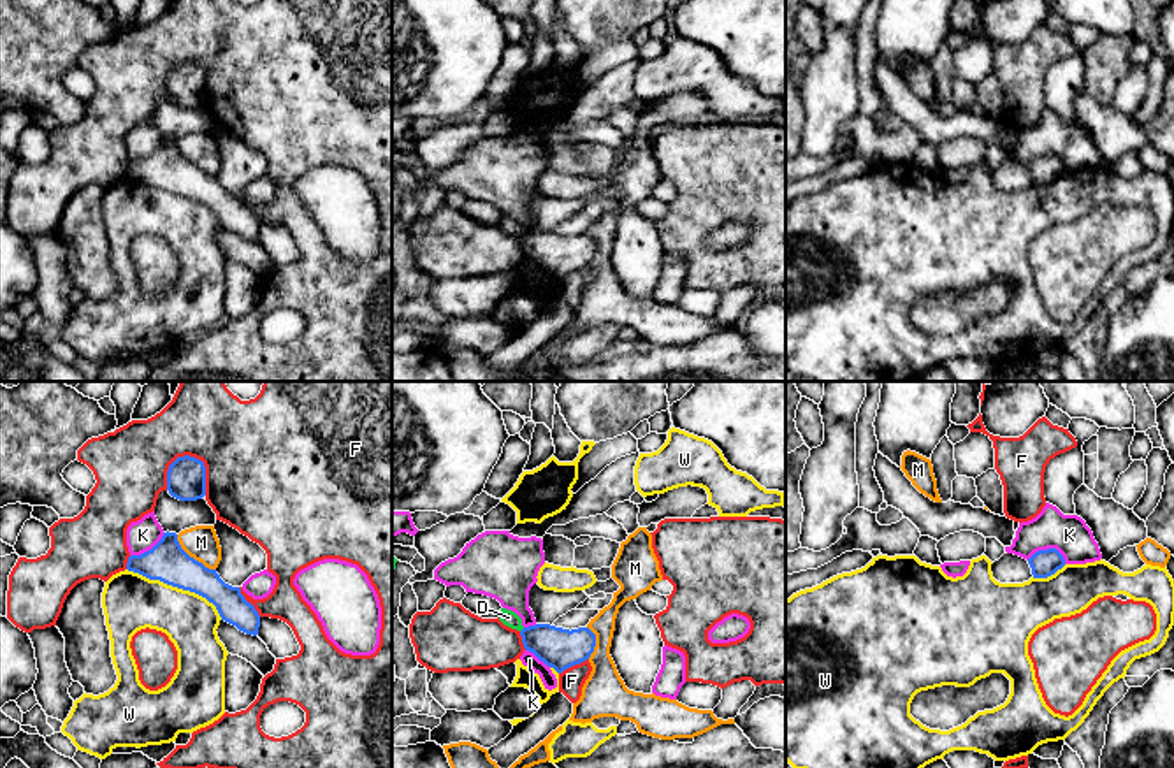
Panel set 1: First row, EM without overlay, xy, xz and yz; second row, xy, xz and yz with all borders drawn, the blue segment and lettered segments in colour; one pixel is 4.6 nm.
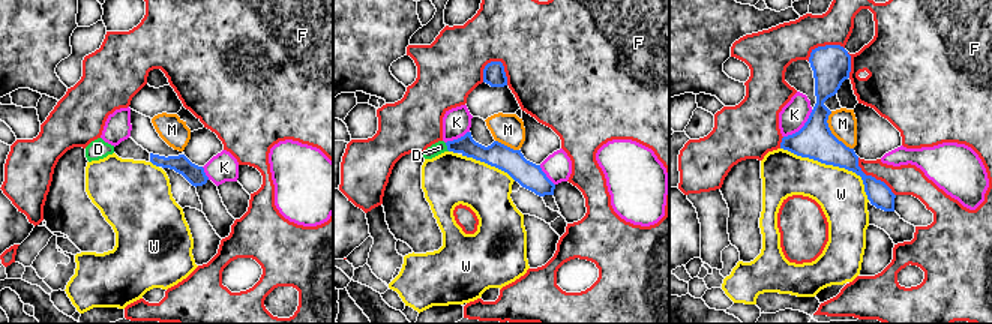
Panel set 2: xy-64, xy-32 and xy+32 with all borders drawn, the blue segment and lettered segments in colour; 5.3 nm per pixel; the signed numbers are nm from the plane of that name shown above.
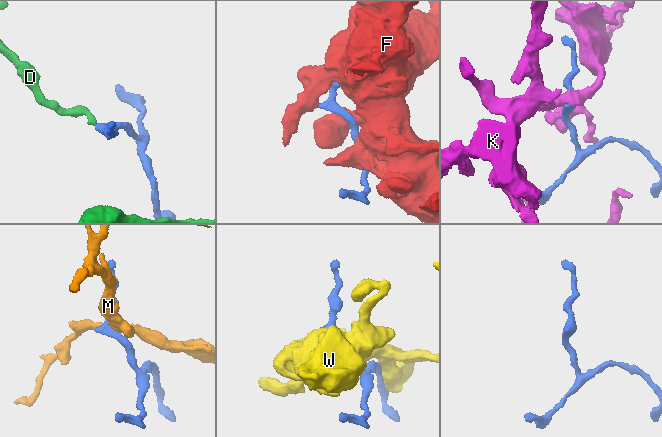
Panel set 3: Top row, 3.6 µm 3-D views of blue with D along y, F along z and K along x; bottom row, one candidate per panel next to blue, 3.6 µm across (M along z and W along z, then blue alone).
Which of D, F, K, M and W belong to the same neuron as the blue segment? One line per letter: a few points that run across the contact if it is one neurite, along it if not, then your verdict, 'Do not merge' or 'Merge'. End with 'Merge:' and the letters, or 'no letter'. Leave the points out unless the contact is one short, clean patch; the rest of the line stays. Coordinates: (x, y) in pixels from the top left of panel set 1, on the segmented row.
D: Line: xz (524, 628), (521, 631). Do not merge
F: Do not merge
K: Do not merge
M: Line: xy (176, 535), (176, 540), (190, 556), (215, 570). Do not merge
W: Do not merge
Merge: no letter

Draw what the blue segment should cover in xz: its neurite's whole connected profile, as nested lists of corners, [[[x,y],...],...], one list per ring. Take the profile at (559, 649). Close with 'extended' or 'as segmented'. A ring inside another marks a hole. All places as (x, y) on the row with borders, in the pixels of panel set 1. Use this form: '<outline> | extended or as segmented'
[[[536,624],[520,631],[524,648],[533,652],[557,673],[591,657],[596,634],[589,627],[562,629],[550,624]]] | as segmented

